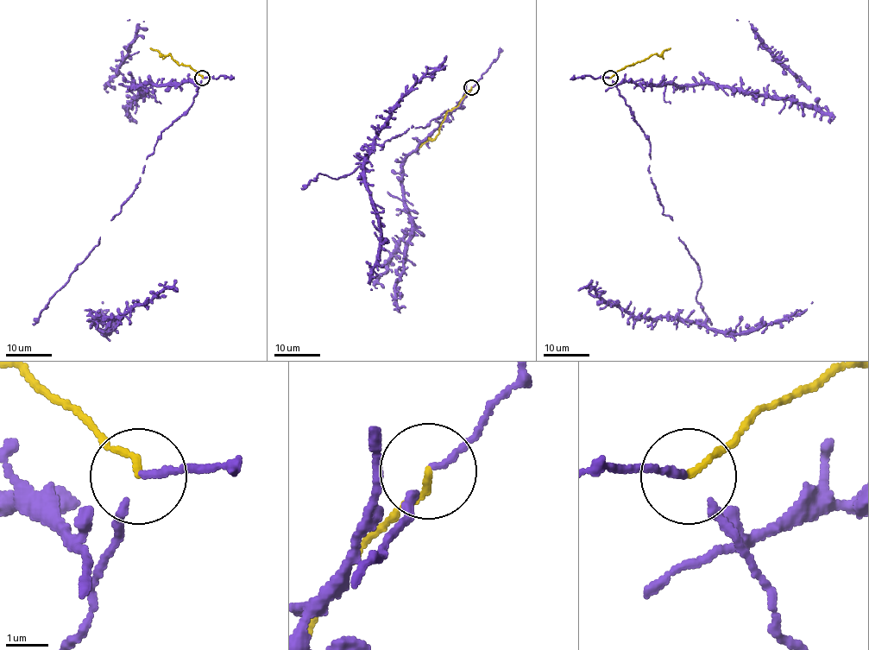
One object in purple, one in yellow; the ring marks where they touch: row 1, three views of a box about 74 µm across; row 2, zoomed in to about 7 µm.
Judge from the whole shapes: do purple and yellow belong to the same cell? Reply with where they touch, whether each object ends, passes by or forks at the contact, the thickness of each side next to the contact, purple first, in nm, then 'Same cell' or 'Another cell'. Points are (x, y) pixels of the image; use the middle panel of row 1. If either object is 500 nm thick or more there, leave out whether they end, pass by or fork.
Place: (471, 87). At the ring purple passes by. At the ring yellow ends. Thickness 110 nm (purple) against 140 nm. Another cell

